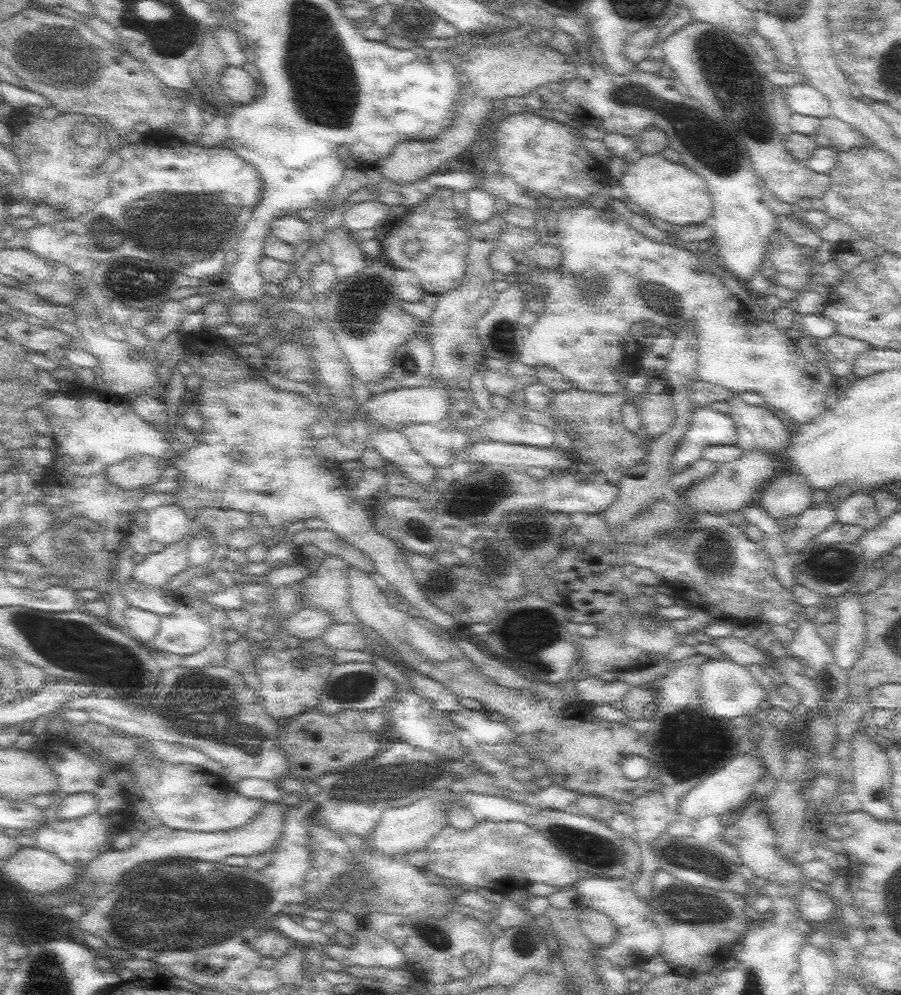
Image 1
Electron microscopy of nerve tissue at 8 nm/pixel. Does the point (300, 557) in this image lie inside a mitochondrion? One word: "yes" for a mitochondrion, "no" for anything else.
no

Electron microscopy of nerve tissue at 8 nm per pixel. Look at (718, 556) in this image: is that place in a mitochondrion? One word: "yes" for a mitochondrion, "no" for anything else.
yes

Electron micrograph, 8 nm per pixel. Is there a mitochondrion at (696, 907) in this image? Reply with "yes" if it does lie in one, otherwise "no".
yes

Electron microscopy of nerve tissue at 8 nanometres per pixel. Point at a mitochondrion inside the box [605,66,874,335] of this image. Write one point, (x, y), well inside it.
(712, 142)

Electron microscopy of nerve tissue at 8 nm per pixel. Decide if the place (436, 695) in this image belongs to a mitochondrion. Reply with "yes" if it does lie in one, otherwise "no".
no

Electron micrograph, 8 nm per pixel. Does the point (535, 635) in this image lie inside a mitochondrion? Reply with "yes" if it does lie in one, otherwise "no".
yes

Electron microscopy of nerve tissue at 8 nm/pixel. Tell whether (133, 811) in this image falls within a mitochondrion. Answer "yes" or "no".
no

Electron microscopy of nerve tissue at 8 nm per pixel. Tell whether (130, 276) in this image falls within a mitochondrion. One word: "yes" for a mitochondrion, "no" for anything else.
yes

